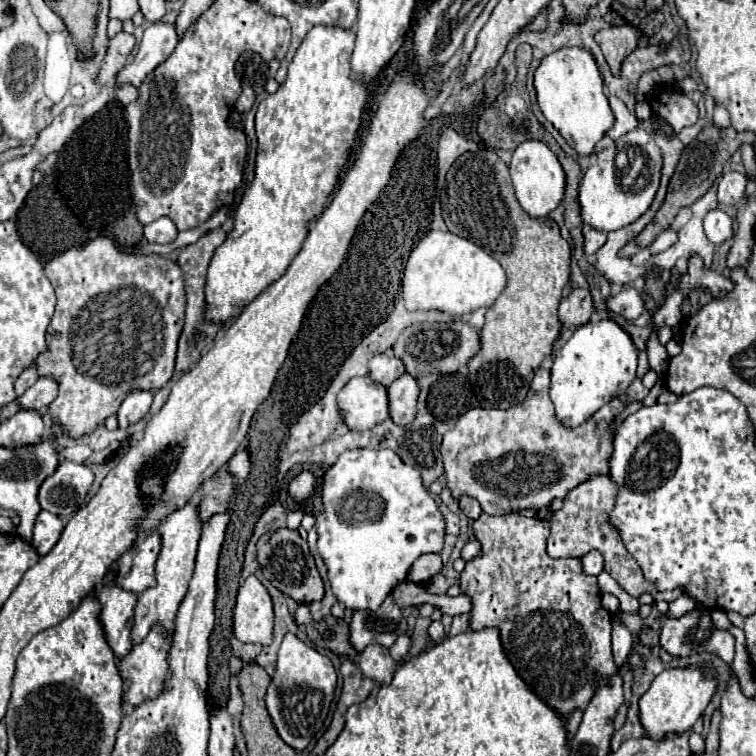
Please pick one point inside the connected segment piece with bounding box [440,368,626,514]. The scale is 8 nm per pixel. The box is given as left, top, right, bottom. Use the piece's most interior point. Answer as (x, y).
(523, 457)

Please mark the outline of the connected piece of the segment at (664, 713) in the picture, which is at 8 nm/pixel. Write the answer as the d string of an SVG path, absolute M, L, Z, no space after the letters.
M672 668L664 670L660 676L654 678L648 692L640 698L640 724L644 728L644 736L650 740L664 740L668 734L684 734L688 732L694 722L700 718L704 708L708 706L714 694L716 682L702 670L696 668Z

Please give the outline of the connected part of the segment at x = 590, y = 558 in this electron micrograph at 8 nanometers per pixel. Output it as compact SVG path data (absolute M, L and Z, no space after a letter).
M590 550L584 558L582 558L582 568L586 574L598 576L604 570L604 556L598 550Z

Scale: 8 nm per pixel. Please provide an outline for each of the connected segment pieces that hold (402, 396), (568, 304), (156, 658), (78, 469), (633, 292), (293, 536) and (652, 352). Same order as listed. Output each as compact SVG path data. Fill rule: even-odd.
M404 374L388 386L390 418L398 426L408 426L418 412L418 382L414 376Z
M584 288L568 290L568 294L562 298L560 310L558 310L562 330L588 322L592 318L592 314L594 314L592 294L590 294L590 290L584 290Z
M154 624L152 630L148 632L148 636L140 644L136 644L124 658L120 658L116 662L116 668L124 680L124 692L122 692L124 706L138 708L142 702L154 700L164 692L166 682L172 676L170 664L168 664L170 648L172 648L172 634L162 624Z
M62 460L56 474L44 480L40 486L40 506L60 518L70 518L84 506L86 494L94 482L94 474L88 466Z
M626 286L618 294L612 294L606 300L606 310L614 312L626 320L636 320L644 312L644 302L636 288Z
M282 528L274 534L264 534L258 540L258 562L264 578L268 578L280 592L294 598L298 604L312 604L324 598L324 582L316 570L314 556L308 550L308 542L296 530Z
M656 332L650 336L648 340L648 358L650 358L650 368L658 374L664 374L668 370L668 352L666 348L660 348L658 340L656 340Z

